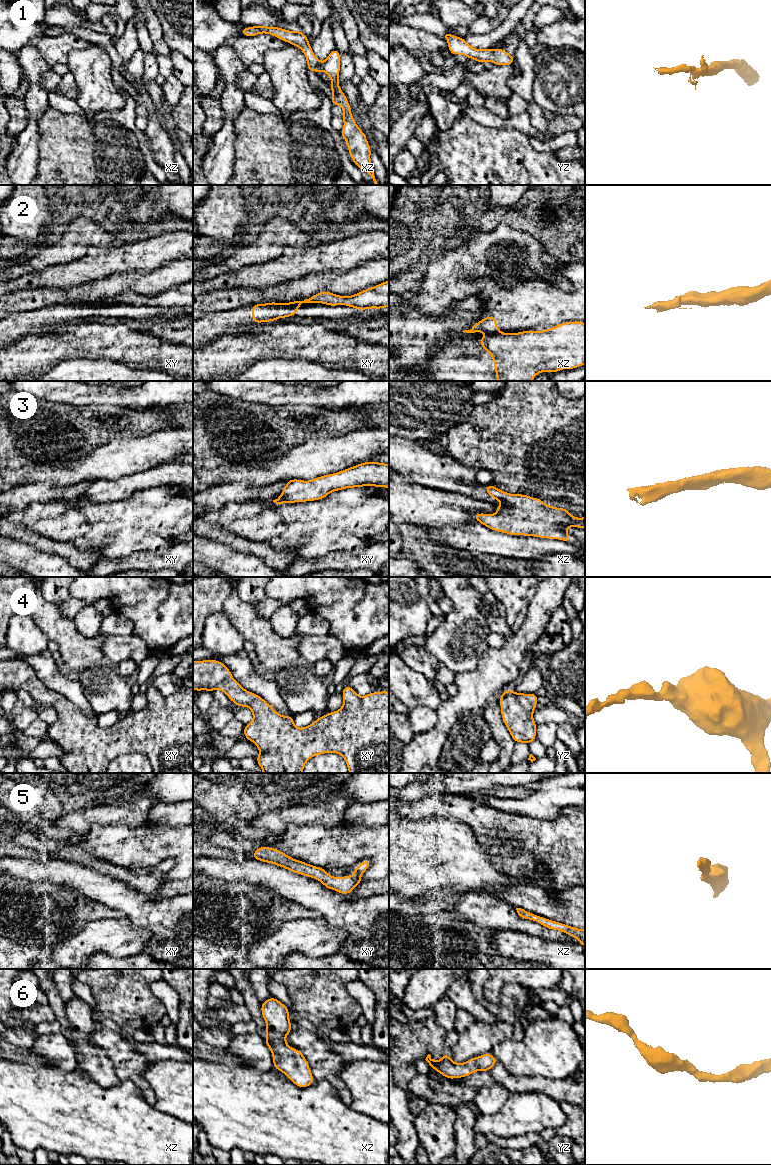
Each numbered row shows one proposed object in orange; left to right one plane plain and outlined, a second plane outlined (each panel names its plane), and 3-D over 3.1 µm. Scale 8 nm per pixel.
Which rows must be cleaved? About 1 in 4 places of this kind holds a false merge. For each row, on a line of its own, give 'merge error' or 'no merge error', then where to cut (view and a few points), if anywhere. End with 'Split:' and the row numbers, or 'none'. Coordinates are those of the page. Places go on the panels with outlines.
1: no merge error | no cut
2: merge error | xz (502, 332), (487, 334)
3: no merge error | no cut
4: no merge error | no cut
5: no merge error | no cut
6: no merge error | no cut
Split: 2

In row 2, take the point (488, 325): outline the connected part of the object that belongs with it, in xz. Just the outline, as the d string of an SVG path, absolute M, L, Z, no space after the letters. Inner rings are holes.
M491 315L481 319L479 323L475 323L470 330L464 330L462 332L466 333L484 332L486 334L491 335L503 333L498 329L496 318Z

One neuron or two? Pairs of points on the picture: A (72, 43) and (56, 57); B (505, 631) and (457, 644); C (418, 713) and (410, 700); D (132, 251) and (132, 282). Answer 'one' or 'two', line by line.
A: one
B: two
C: two
D: two

